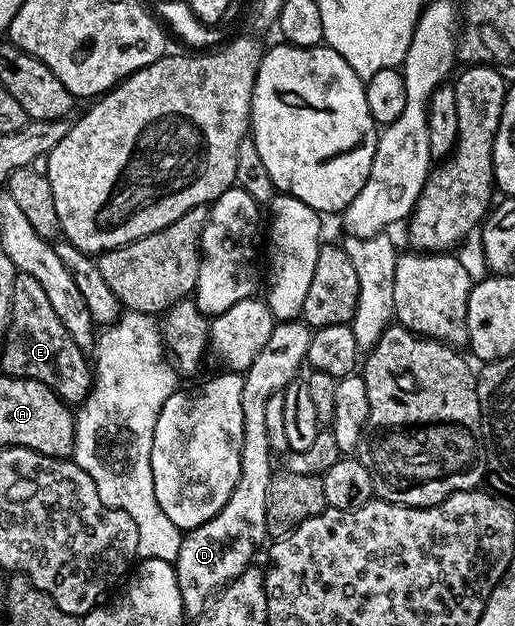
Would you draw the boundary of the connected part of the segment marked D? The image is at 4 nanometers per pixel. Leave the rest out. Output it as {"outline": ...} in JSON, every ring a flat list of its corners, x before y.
{"outline":[[303,320,277,321,276,326,270,332,270,340,266,340,266,348,254,356,254,364,250,364,248,370,243,371,244,383,242,384,242,452,240,453,240,475,238,484,234,484,234,492,230,492,230,500,216,513,206,524,187,531,180,539,178,556,174,563,178,580,189,591,197,590,202,597,211,599,219,589,234,581,243,570,253,565,256,549,263,544,264,538,269,537,266,528,266,492,272,483,274,467,274,455,270,448,270,436,266,436,266,400,270,396,284,391,297,377,296,369,305,365,312,339,312,330]]}

